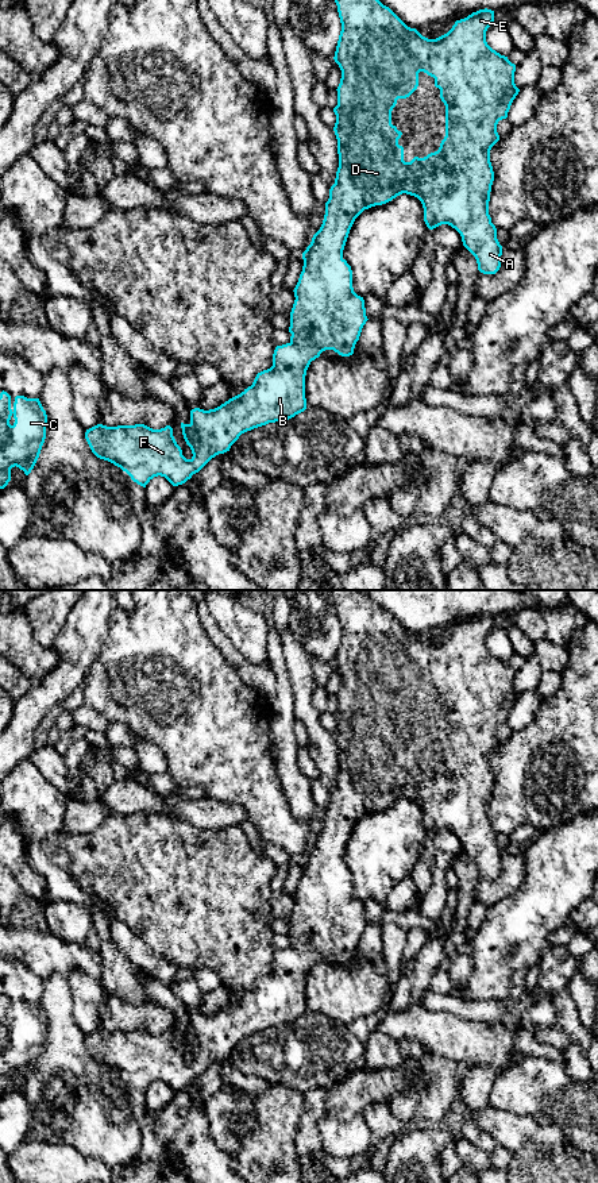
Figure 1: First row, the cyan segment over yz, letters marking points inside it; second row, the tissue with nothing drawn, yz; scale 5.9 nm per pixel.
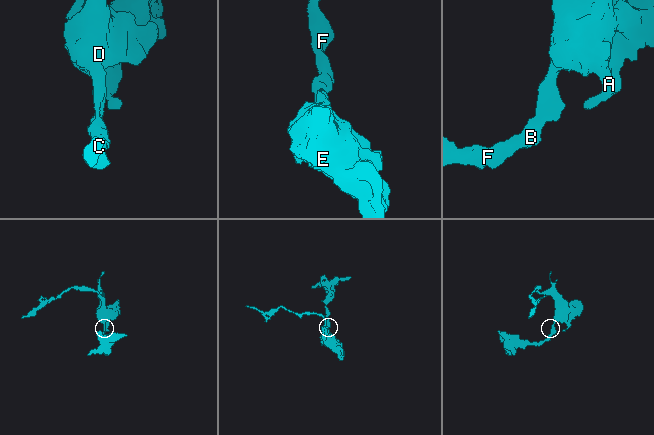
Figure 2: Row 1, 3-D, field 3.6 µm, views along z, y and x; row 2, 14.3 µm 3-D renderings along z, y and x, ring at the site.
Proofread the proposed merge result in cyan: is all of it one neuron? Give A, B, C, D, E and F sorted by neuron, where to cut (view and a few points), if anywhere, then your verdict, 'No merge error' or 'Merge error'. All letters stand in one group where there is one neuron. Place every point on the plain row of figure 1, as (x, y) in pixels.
Groups: A B C D E F. No split. No merge error

